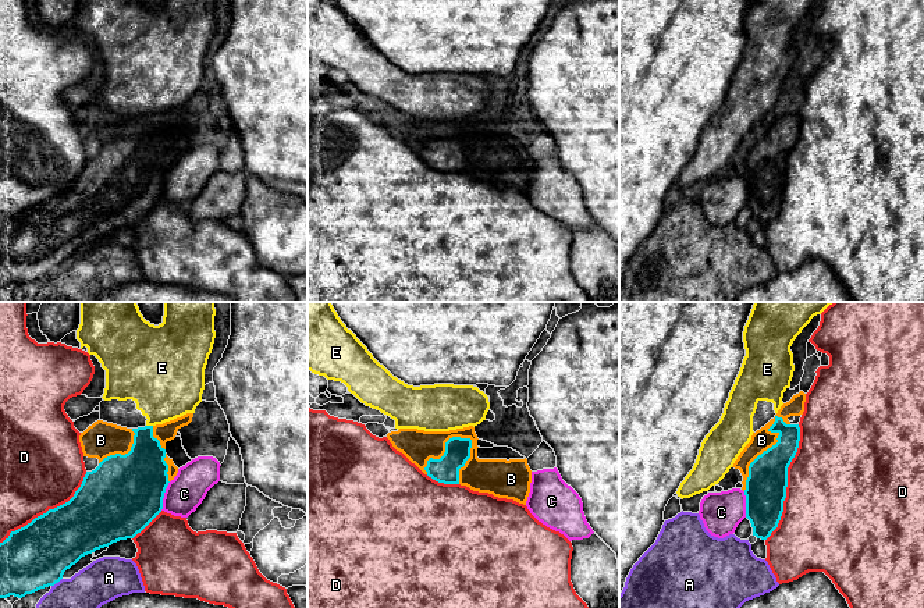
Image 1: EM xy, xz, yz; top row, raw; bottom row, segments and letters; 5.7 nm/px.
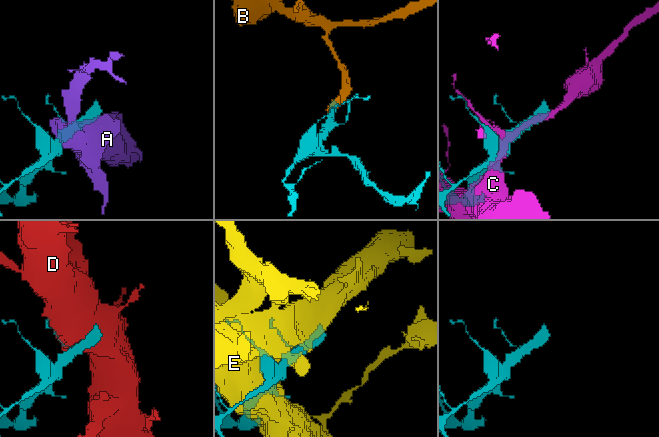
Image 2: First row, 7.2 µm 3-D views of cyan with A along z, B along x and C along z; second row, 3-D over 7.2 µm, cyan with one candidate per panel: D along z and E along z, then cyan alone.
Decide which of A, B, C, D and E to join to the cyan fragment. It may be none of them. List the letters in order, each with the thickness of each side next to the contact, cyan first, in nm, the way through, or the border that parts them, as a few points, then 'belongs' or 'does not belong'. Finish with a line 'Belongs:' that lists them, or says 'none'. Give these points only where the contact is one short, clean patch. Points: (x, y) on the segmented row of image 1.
A: 380 nm thick on the cyan side, 240 nm on the other; does not belong
B: 150 nm thick on the cyan side, 190 nm on the other; belongs
C: 440 nm thick on the cyan side, 220 nm on the other; does not belong
D: 240 nm thick on the cyan side, 500 nm on the other; does not belong
E: 260 nm thick on the cyan side, 400 nm on the other; does not belong
Belongs: B

